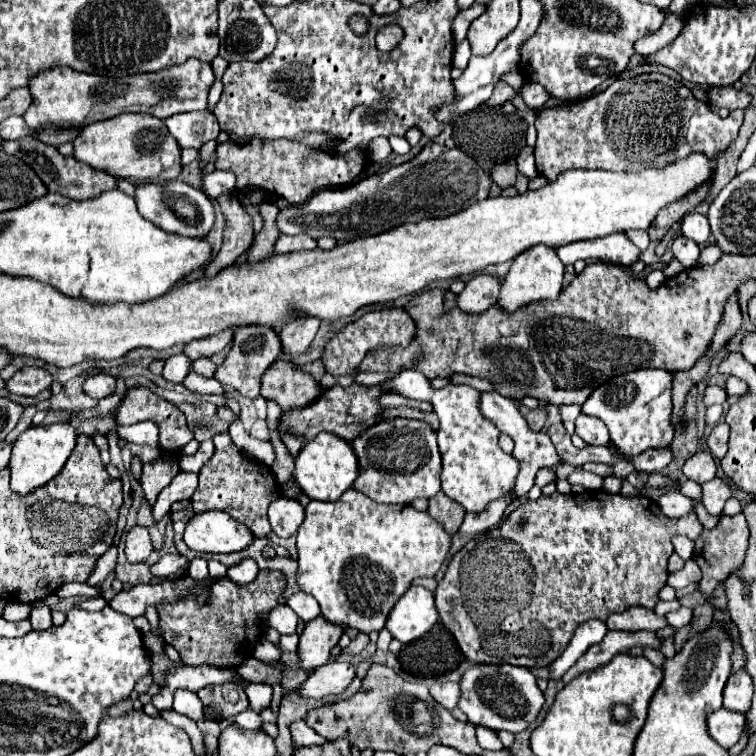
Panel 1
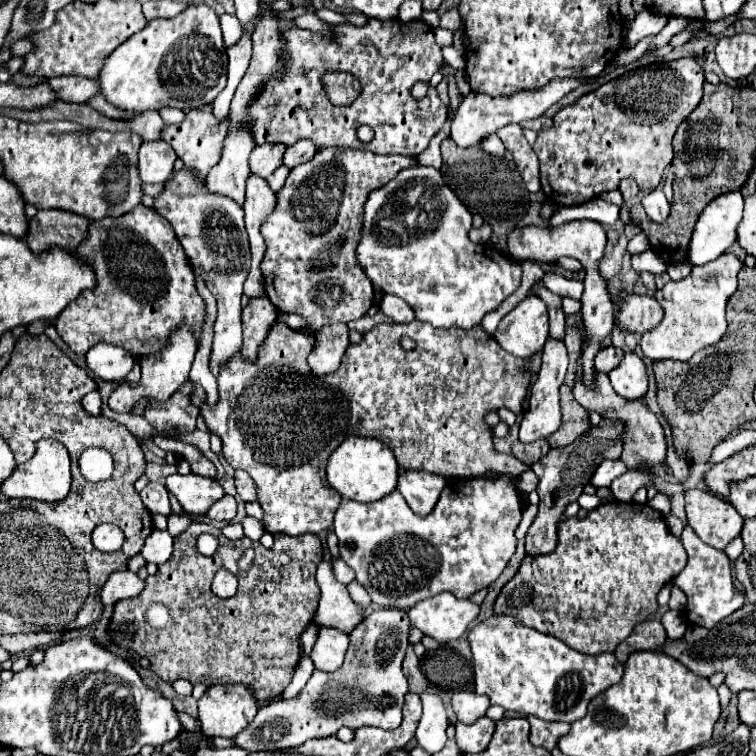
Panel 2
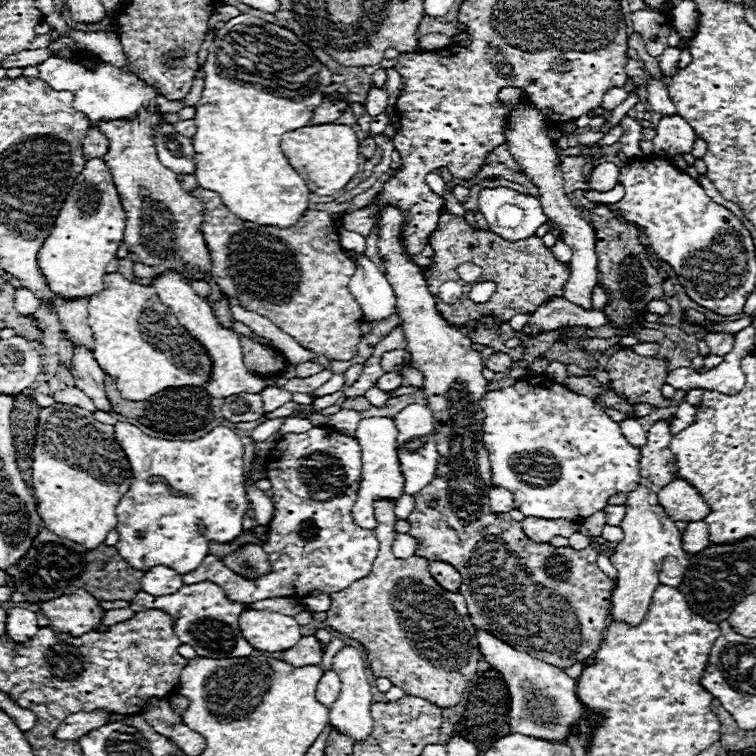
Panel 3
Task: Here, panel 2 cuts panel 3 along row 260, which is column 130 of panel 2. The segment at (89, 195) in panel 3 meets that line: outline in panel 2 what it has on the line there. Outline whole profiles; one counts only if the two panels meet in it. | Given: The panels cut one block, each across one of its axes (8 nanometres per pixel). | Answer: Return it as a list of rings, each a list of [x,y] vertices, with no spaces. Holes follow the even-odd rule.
[[[196,4],[186,8],[184,12],[172,18],[156,18],[146,24],[138,34],[134,34],[128,42],[124,42],[108,60],[100,72],[100,92],[118,108],[126,110],[160,110],[164,106],[190,110],[198,106],[210,104],[218,94],[220,88],[226,84],[228,60],[226,60],[226,46],[222,40],[222,30],[218,24],[218,16],[206,4]]]

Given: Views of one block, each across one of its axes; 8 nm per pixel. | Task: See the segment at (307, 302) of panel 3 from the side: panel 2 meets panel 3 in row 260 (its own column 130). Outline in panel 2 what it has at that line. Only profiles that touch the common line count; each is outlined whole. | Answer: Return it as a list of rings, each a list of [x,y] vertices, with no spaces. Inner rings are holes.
[[[138,204],[120,218],[104,218],[90,224],[90,238],[76,256],[96,274],[96,286],[82,290],[52,322],[68,348],[86,356],[98,344],[108,342],[144,358],[160,352],[174,330],[188,324],[200,344],[206,320],[206,302],[196,290],[194,272],[172,232],[172,226],[154,210]]]

